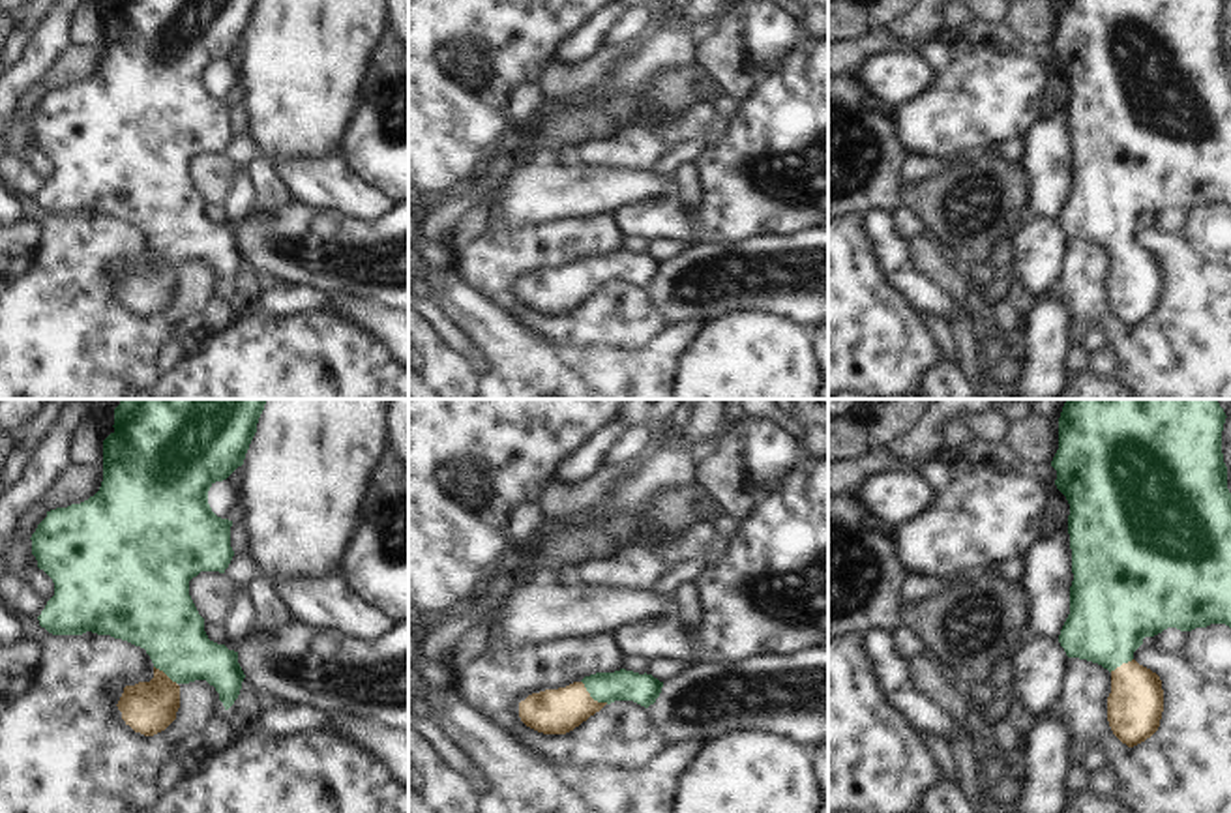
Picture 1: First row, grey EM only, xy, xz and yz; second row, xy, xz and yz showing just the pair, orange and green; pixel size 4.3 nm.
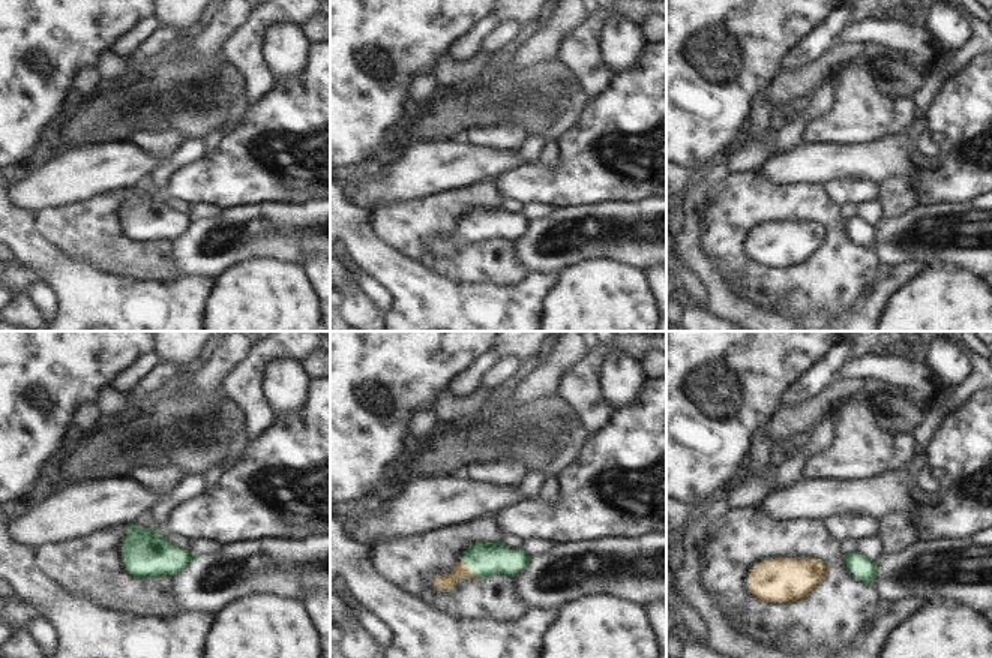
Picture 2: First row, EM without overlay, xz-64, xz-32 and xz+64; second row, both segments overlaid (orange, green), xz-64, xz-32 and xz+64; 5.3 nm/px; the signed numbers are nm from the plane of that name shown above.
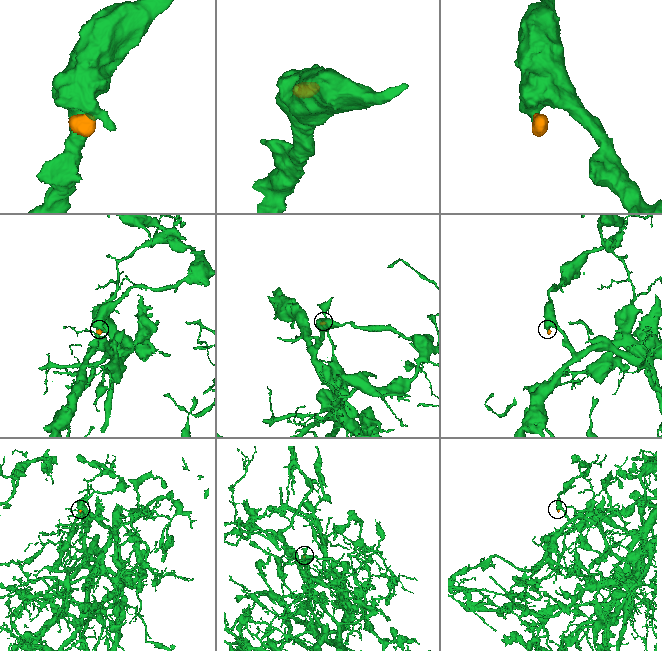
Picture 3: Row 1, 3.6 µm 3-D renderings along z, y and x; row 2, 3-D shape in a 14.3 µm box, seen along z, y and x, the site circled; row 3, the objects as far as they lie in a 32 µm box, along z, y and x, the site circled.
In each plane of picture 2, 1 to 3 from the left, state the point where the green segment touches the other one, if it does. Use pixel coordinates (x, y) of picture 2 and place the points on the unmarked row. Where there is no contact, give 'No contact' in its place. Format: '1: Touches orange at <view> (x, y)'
1: No contact
2: Touches orange at xz-32 (470, 236)
3: Touches orange at xz+64 (824, 230)

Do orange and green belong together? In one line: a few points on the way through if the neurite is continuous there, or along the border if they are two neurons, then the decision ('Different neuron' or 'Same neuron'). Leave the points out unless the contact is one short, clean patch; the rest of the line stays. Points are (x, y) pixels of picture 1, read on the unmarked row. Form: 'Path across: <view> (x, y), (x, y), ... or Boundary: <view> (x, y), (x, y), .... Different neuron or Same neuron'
Path across: xz (559, 291), (591, 278), (602, 268), (622, 265). Same neuron

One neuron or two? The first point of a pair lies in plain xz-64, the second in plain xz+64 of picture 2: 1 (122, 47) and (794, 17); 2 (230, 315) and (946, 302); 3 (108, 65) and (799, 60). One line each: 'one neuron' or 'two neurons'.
1: two neurons
2: one neuron
3: two neurons

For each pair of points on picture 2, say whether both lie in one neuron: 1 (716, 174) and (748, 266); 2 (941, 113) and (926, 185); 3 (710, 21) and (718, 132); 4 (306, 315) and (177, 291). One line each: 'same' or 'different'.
1: different
2: same
3: same
4: different

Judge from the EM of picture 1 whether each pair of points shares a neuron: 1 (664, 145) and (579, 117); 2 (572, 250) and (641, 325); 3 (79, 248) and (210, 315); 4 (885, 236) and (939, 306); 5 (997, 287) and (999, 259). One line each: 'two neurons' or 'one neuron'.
1: two neurons
2: one neuron
3: two neurons
4: one neuron
5: one neuron

